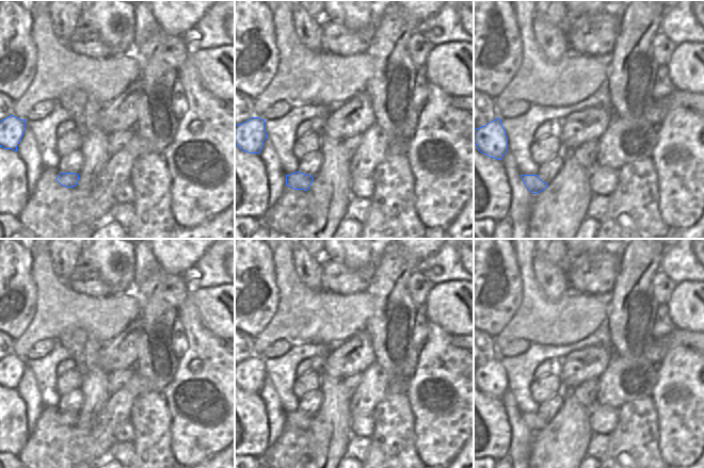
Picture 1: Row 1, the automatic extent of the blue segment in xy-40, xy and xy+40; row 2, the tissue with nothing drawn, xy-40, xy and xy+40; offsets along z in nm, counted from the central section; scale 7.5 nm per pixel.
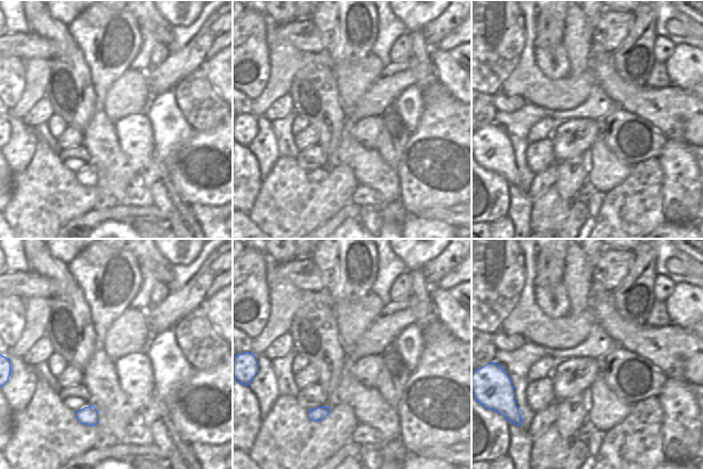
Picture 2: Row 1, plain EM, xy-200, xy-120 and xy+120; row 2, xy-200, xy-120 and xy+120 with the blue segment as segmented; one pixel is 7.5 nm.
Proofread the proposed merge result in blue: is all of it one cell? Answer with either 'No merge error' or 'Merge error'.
No merge error.

